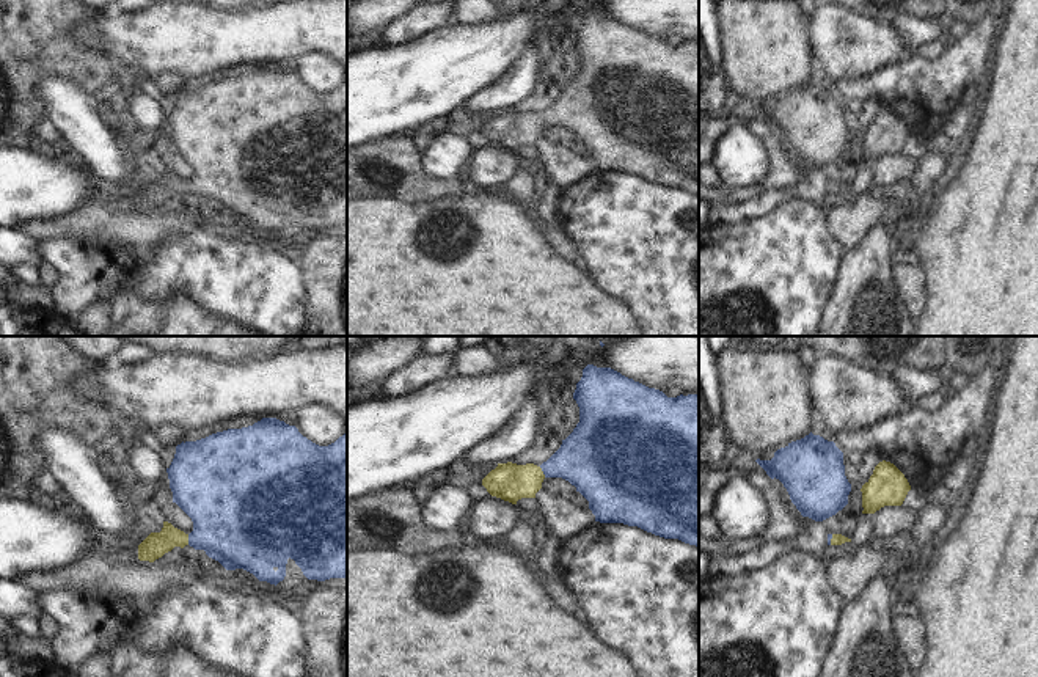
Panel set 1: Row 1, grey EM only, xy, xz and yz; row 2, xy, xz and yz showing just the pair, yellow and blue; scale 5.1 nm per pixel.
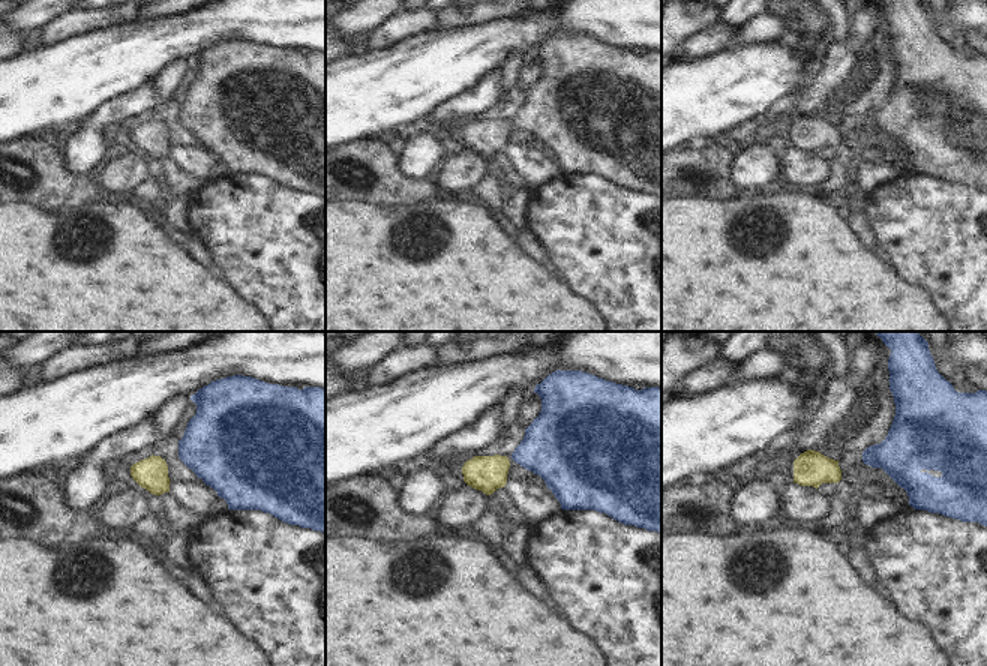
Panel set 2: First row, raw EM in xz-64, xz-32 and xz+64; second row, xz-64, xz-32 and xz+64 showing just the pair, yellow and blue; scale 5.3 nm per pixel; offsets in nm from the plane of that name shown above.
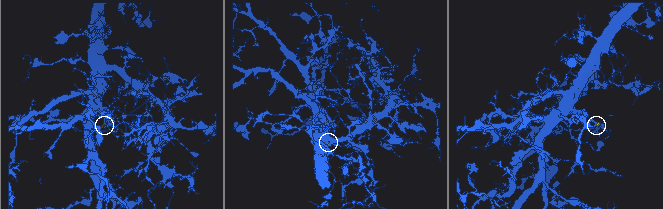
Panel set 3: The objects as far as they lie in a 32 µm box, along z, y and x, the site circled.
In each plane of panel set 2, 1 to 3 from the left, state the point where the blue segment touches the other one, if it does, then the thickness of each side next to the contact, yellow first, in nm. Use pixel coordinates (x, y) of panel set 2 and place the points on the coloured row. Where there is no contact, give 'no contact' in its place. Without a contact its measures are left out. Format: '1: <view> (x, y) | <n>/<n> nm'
1: no contact
2: no contact
3: no contact

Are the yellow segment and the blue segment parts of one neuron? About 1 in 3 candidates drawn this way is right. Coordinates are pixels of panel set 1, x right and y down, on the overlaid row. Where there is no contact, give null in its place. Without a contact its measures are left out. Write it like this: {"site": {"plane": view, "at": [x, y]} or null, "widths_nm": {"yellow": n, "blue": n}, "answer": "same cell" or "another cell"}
{"site": {"plane": "xy", "at": [187, 539]}, "widths_nm": {"yellow": 120, "blue": 420}, "answer": "same cell"}

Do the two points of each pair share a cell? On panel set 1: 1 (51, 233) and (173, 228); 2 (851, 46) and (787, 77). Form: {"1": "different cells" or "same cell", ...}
{"1": "same cell", "2": "different cells"}

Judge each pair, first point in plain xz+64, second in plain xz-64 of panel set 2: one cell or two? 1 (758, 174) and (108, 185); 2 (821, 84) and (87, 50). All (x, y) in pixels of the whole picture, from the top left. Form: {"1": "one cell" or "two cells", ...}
{"1": "two cells", "2": "two cells"}

